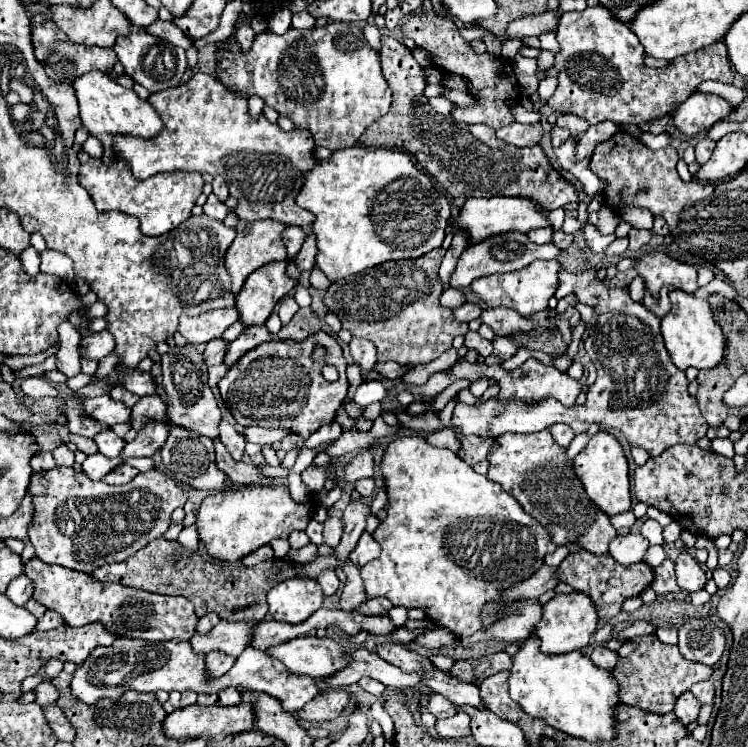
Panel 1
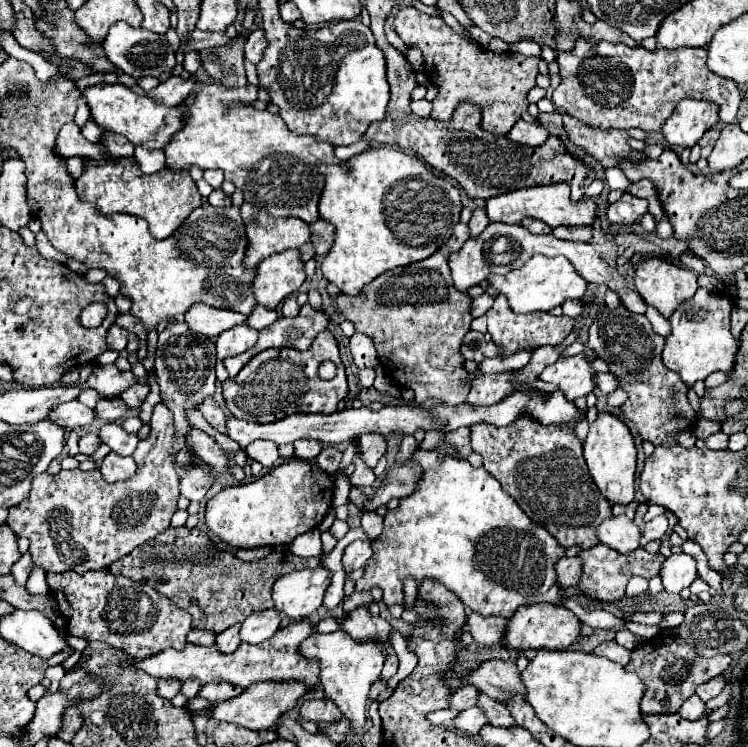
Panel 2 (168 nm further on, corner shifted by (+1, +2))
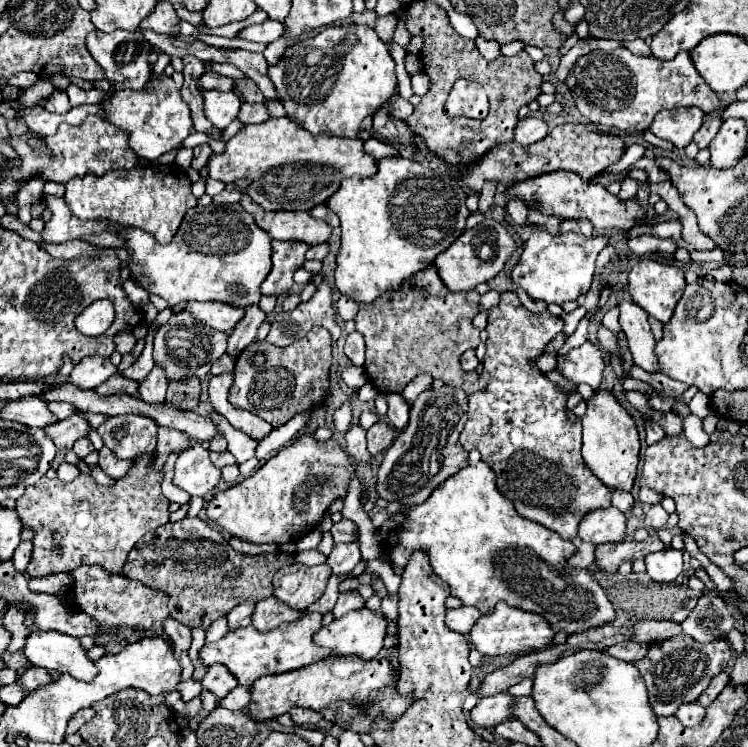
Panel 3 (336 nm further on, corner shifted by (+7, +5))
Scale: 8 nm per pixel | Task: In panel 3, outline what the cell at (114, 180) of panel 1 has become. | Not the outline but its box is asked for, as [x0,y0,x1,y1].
[64,164,196,244]

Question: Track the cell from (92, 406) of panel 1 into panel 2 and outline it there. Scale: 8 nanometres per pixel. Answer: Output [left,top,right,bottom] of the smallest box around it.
[48,399,96,427]

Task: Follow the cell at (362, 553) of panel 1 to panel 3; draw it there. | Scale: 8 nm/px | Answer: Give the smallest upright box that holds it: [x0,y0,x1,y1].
[326,544,362,576]

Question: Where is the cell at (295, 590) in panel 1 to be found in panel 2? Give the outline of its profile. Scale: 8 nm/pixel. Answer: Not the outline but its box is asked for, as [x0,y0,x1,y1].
[272,567,330,619]

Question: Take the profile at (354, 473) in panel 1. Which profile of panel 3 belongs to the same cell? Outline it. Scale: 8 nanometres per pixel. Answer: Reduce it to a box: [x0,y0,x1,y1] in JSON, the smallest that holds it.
[368,422,396,456]

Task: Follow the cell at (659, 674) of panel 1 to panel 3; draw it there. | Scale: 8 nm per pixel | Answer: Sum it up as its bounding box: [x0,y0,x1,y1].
[636,634,732,716]

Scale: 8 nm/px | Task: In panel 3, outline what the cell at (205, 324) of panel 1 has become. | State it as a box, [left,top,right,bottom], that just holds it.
[186,302,244,332]

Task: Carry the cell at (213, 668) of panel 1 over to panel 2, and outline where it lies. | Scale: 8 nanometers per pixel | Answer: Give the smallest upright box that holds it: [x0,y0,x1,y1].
[216,625,240,655]

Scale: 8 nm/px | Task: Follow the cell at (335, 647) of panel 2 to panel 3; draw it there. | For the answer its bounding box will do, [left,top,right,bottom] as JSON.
[314,606,388,660]

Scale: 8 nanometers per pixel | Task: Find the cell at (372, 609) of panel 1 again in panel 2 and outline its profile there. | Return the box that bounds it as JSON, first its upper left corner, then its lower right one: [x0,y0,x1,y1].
[342,589,382,613]

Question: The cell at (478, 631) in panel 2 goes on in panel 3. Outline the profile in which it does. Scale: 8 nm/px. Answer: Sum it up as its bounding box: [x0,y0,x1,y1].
[446,606,482,634]

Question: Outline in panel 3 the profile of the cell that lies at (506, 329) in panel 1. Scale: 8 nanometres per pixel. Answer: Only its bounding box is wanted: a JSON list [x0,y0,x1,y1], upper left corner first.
[460,292,612,540]

